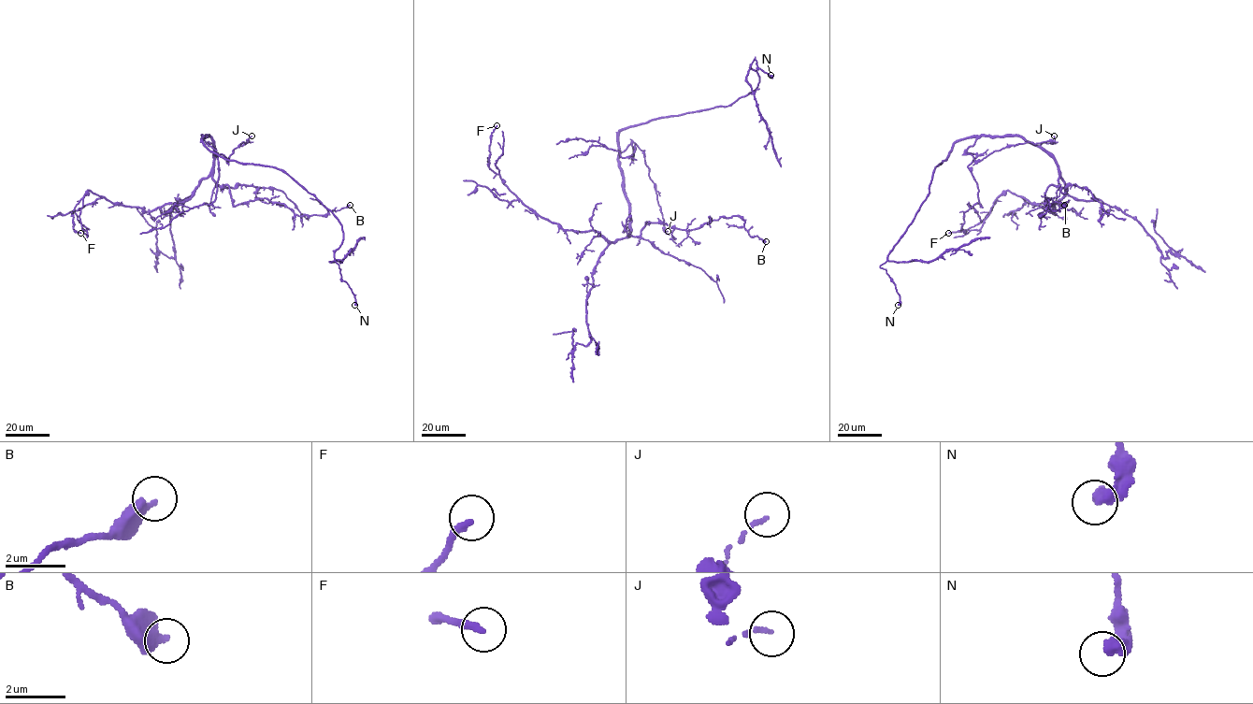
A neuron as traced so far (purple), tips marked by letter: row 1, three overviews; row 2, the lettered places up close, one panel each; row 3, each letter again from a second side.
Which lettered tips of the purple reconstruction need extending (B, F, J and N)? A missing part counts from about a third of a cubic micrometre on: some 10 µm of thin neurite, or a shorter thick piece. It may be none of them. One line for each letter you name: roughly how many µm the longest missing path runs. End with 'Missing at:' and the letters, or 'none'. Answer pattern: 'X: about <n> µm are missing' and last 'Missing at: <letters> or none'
Missing at: none

